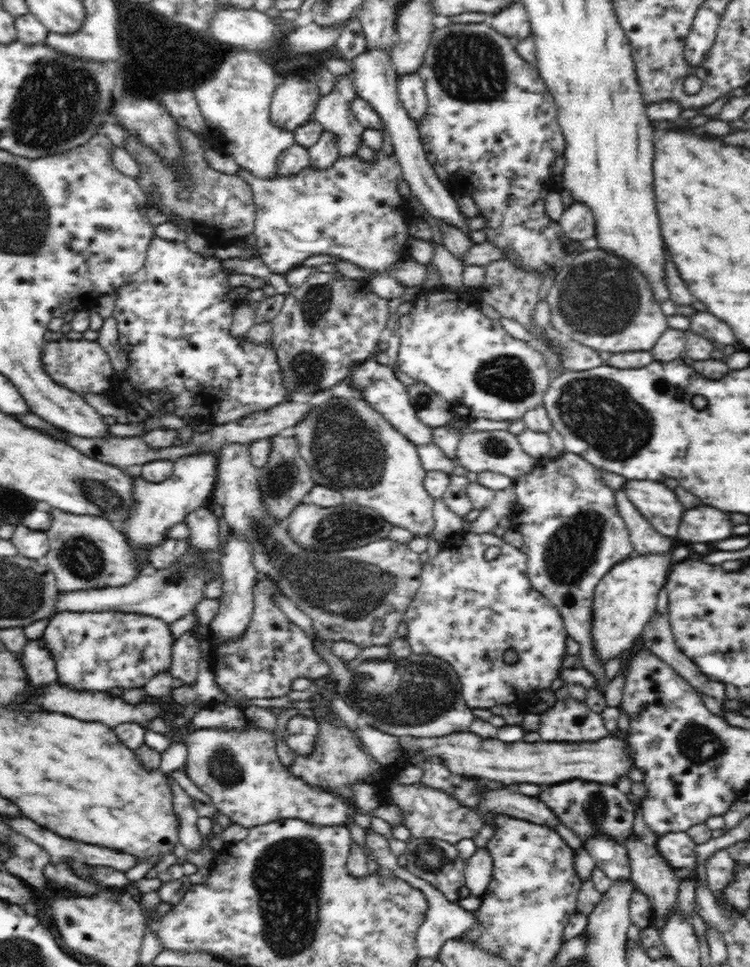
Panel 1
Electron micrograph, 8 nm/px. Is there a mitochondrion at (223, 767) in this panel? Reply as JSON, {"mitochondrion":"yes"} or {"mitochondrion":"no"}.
{"mitochondrion":"yes"}

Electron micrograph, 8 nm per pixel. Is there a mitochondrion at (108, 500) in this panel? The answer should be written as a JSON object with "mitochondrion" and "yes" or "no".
{"mitochondrion":"yes"}

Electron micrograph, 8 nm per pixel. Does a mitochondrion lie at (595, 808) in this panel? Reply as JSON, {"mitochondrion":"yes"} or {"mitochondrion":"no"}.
{"mitochondrion":"yes"}

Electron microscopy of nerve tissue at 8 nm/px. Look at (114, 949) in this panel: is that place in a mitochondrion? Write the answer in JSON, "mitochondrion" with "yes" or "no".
{"mitochondrion":"no"}

